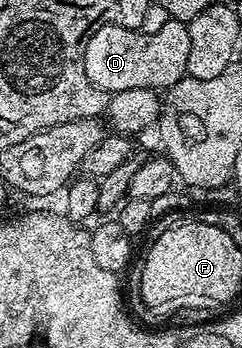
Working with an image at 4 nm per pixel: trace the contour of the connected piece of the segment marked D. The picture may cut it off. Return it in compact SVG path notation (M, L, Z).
M167 18L155 32L103 25L91 34L83 50L83 67L93 85L106 94L129 90L168 90L185 75L189 32L182 19Z

